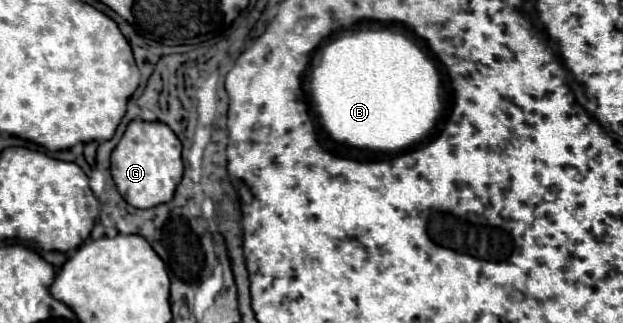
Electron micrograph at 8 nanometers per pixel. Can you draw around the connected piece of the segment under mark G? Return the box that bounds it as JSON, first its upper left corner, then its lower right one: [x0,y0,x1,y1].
[111,122,183,208]

